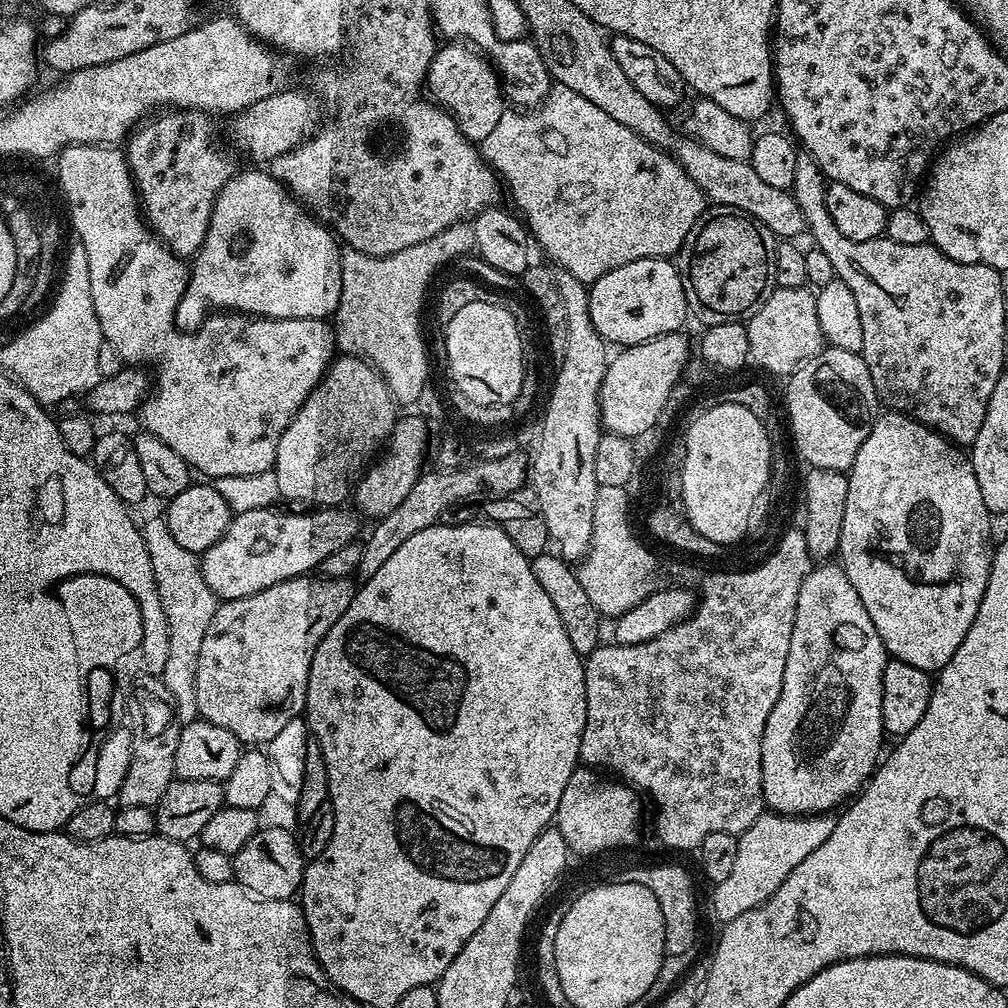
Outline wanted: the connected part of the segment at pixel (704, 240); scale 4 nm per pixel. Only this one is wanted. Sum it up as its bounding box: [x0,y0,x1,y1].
[678,204,778,325]

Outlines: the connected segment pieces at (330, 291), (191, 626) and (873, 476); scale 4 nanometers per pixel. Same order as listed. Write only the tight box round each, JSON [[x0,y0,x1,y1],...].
[[176,171,342,332],[142,518,218,725],[838,410,994,674]]

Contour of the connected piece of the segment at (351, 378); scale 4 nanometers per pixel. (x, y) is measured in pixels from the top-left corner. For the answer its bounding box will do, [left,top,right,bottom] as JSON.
[273,357,397,508]

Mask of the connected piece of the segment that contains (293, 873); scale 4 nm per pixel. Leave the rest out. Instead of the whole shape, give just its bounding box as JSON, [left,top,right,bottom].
[232,826,306,900]

